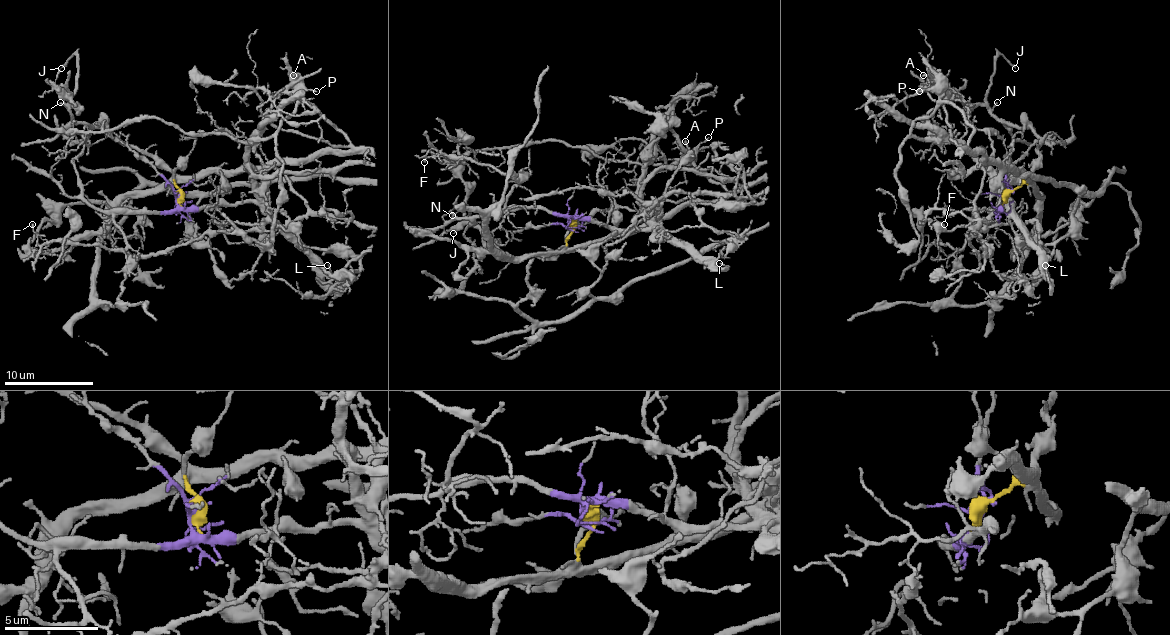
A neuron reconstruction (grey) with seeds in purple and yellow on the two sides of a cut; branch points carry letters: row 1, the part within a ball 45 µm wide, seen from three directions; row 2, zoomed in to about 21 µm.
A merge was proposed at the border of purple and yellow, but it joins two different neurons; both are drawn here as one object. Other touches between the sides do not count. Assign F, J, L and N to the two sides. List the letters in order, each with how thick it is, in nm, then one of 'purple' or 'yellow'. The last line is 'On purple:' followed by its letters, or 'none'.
F: 140 nm thick; purple
J: 140 nm thick; yellow
L: 130 nm thick; purple
N: 110 nm thick; yellow
On purple: F, L

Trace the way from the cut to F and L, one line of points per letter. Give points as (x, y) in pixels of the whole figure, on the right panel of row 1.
F: (1007, 197), (998, 211), (991, 211), (991, 215), (967, 235), (962, 249), (935, 242), (938, 231), (944, 224)
L: (1007, 197), (1000, 209), (1011, 202), (1011, 217), (1040, 253), (1042, 275), (1049, 284), (1044, 264)

